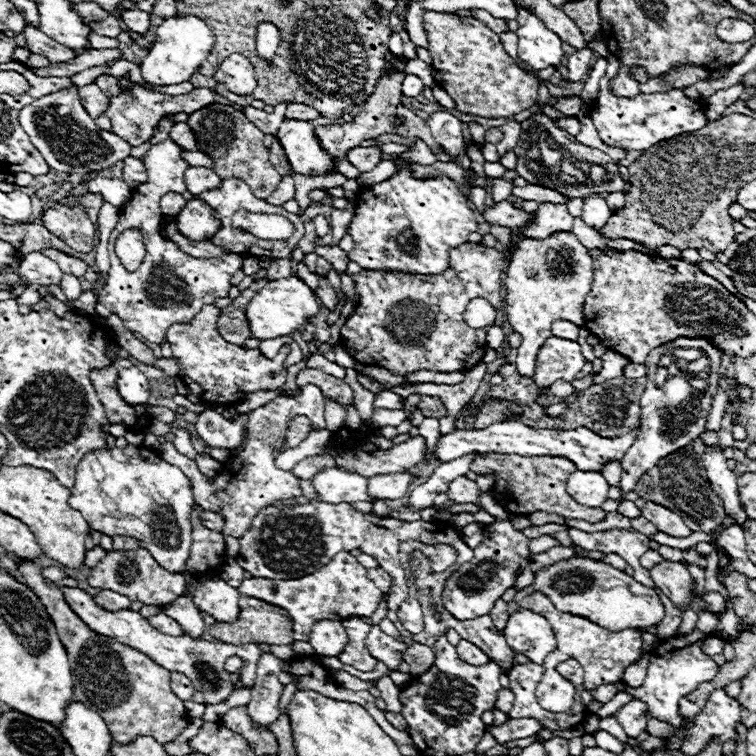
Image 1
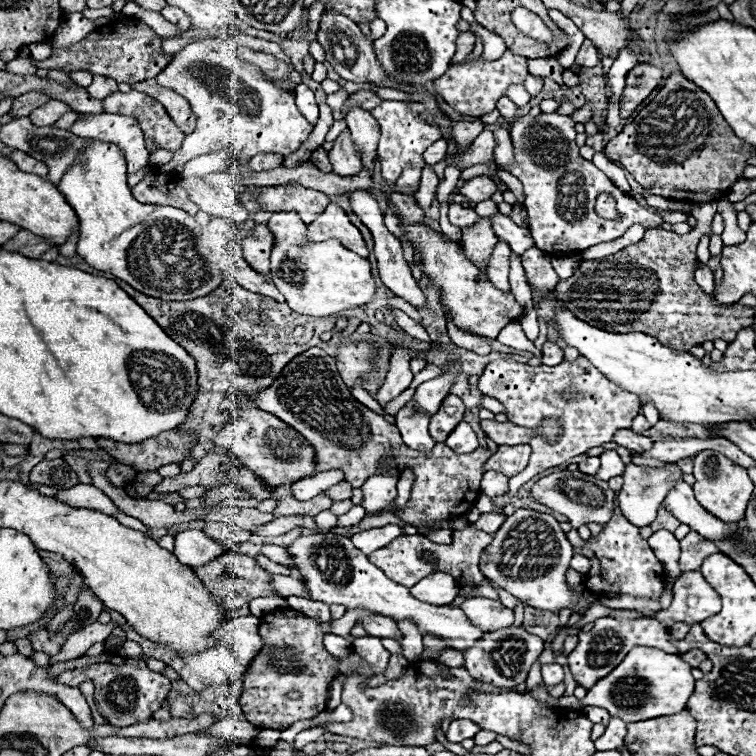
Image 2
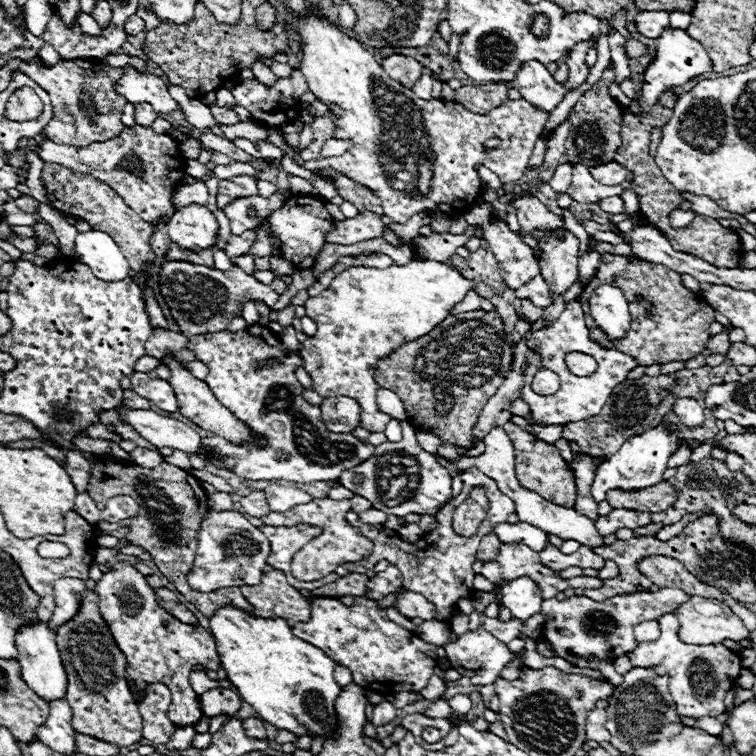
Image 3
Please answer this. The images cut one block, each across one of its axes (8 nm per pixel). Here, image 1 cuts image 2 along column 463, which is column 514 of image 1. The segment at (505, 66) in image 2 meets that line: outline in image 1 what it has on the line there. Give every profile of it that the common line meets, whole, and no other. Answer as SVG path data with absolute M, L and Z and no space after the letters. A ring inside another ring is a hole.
M426 10L422 26L428 34L432 78L456 102L456 110L484 118L514 116L538 102L538 78L520 70L506 54L498 34L472 16Z

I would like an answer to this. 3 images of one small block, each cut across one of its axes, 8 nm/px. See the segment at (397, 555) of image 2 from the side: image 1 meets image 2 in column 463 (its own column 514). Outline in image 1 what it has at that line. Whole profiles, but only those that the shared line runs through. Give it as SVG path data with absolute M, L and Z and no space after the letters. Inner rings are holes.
M494 522L484 526L482 542L478 548L474 548L474 558L466 564L462 564L452 576L446 580L444 592L442 592L442 606L458 620L470 620L476 616L490 614L496 600L514 586L516 576L522 572L528 560L528 542L522 532L514 530L510 522Z

